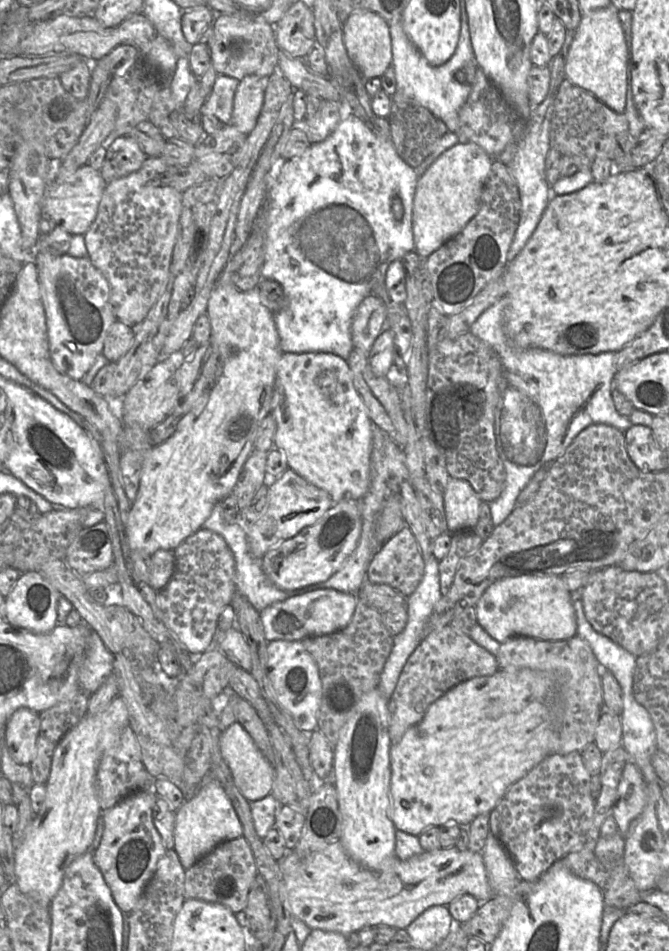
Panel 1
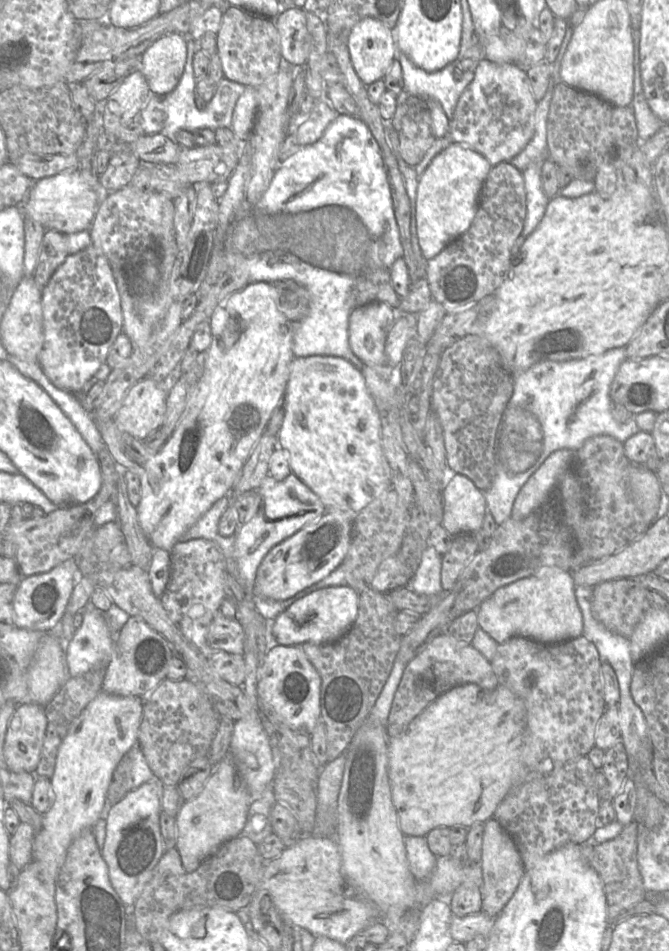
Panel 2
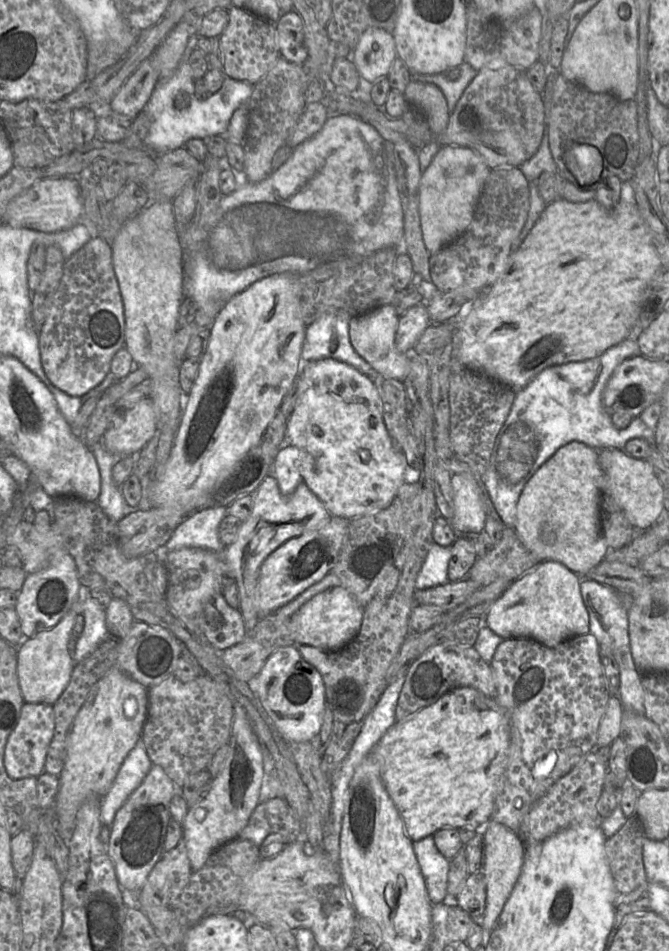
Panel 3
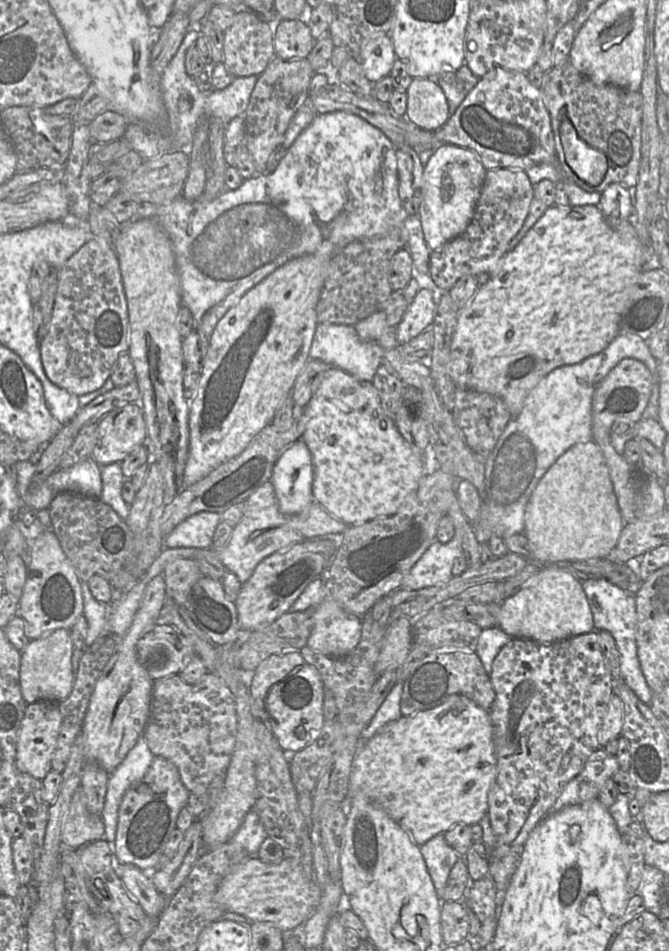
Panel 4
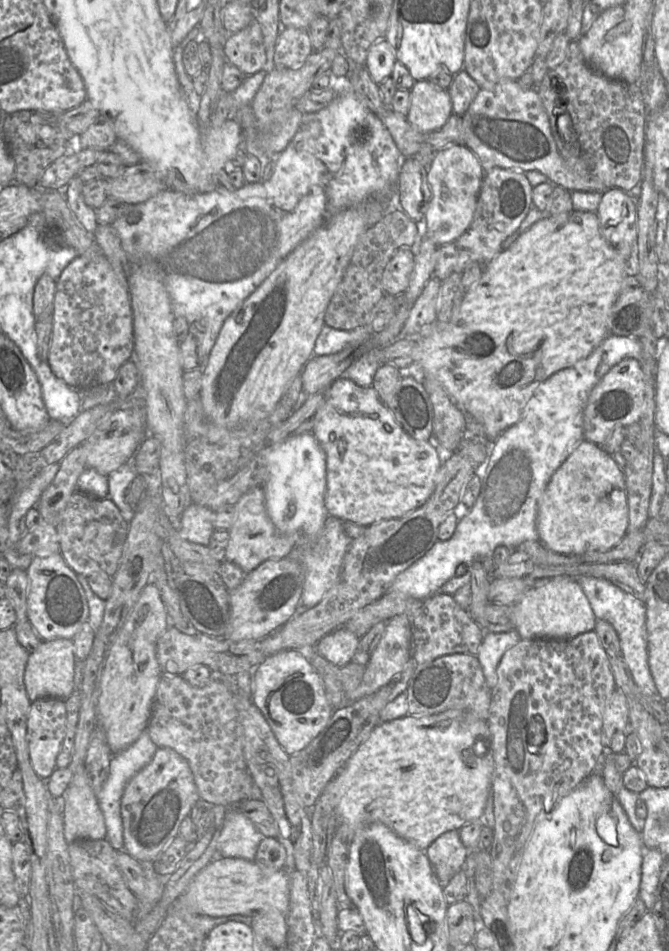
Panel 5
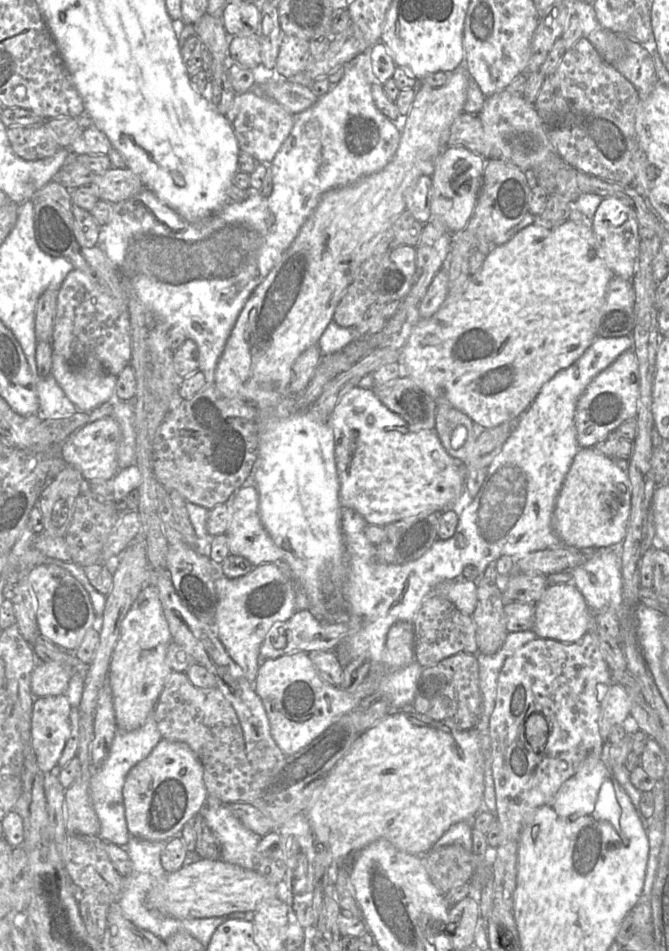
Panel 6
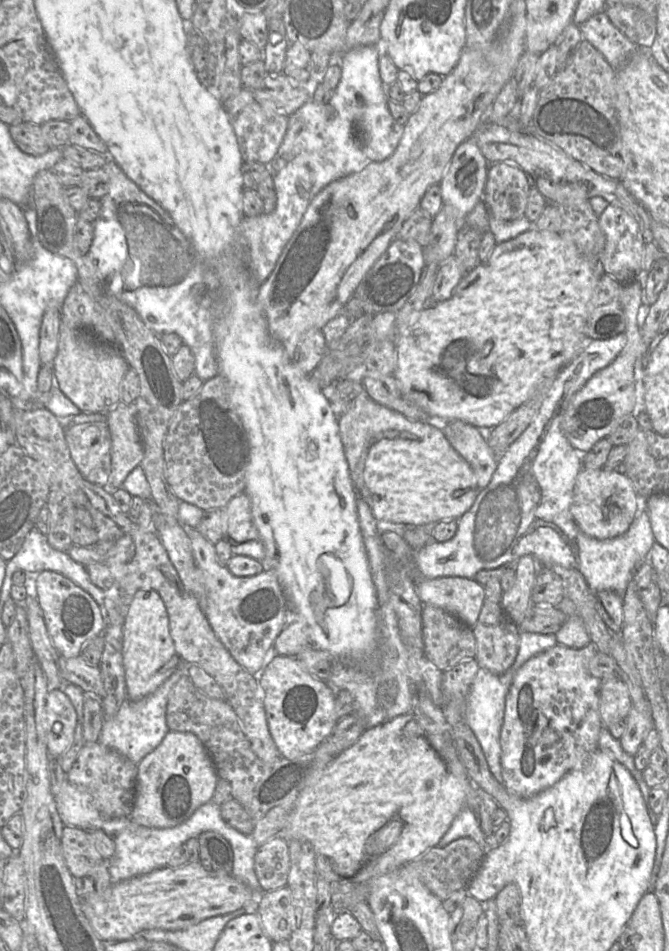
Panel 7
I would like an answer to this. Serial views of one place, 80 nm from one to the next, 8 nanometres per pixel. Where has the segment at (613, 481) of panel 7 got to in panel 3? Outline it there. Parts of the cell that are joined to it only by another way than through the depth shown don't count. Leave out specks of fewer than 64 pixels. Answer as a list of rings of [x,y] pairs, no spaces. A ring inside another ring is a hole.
[[[572,441],[560,447],[526,483],[517,502],[514,529],[540,562],[553,561],[585,576],[609,551],[601,528],[603,470],[599,450]]]

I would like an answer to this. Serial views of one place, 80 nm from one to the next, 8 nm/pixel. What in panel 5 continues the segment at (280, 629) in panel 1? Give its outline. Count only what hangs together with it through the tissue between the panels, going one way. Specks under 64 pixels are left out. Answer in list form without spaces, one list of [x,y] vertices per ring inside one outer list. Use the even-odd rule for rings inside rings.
[[[345,627],[325,635],[315,646],[316,652],[329,662],[343,666],[349,663],[358,649],[360,638]]]

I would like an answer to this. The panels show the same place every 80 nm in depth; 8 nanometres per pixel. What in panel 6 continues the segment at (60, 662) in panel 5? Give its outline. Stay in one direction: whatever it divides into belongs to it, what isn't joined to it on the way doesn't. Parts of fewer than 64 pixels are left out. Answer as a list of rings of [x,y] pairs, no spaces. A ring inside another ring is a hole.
[[[37,662],[31,675],[34,697],[65,695],[72,673],[55,662]]]

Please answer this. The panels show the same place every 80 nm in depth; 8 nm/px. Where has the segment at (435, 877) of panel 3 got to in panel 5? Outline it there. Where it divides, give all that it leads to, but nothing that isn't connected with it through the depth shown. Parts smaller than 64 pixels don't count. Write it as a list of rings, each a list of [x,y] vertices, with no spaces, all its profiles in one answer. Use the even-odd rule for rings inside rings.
[[[448,831],[434,840],[425,850],[434,873],[442,887],[461,870],[468,855],[459,831]]]

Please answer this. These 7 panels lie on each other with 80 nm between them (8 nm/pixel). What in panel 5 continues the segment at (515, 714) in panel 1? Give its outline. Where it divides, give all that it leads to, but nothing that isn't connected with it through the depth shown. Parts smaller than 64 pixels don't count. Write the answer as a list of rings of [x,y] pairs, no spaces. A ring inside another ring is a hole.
[[[448,710],[433,715],[405,715],[401,718],[378,723],[365,741],[355,750],[345,765],[336,773],[318,799],[319,806],[327,816],[336,821],[335,836],[345,837],[349,844],[352,835],[361,827],[381,823],[393,830],[397,835],[424,851],[442,834],[459,830],[470,822],[479,820],[484,813],[487,799],[491,793],[494,768],[493,745],[488,720],[481,720],[472,714],[460,710]]]

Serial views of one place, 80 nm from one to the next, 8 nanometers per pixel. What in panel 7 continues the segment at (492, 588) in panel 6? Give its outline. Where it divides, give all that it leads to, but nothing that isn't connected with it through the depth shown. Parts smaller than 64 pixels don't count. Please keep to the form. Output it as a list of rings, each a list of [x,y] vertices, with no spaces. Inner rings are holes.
[[[485,598],[473,632],[477,642],[475,658],[480,668],[496,675],[505,673],[516,660],[520,630],[500,603]]]

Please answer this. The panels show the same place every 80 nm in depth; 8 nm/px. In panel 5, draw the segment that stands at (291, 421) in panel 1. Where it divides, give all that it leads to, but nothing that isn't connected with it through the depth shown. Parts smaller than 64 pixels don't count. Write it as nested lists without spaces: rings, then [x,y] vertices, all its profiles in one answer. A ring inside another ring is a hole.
[[[345,377],[334,380],[325,391],[325,399],[315,415],[315,423],[311,433],[321,446],[326,457],[325,508],[331,517],[338,518],[343,522],[352,522],[368,527],[379,521],[400,518],[419,508],[428,500],[435,489],[435,476],[441,466],[441,459],[432,437],[429,441],[418,441],[410,437],[396,421],[389,408],[380,400],[372,386],[361,387]]]

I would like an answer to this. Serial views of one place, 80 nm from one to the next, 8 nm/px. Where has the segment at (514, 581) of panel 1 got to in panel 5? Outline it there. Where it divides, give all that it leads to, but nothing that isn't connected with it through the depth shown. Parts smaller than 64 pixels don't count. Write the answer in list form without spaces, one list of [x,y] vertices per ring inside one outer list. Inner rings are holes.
[[[558,576],[543,586],[530,588],[521,600],[512,605],[514,630],[519,633],[522,639],[571,639],[595,630],[596,620],[590,602],[578,580],[568,576]]]

